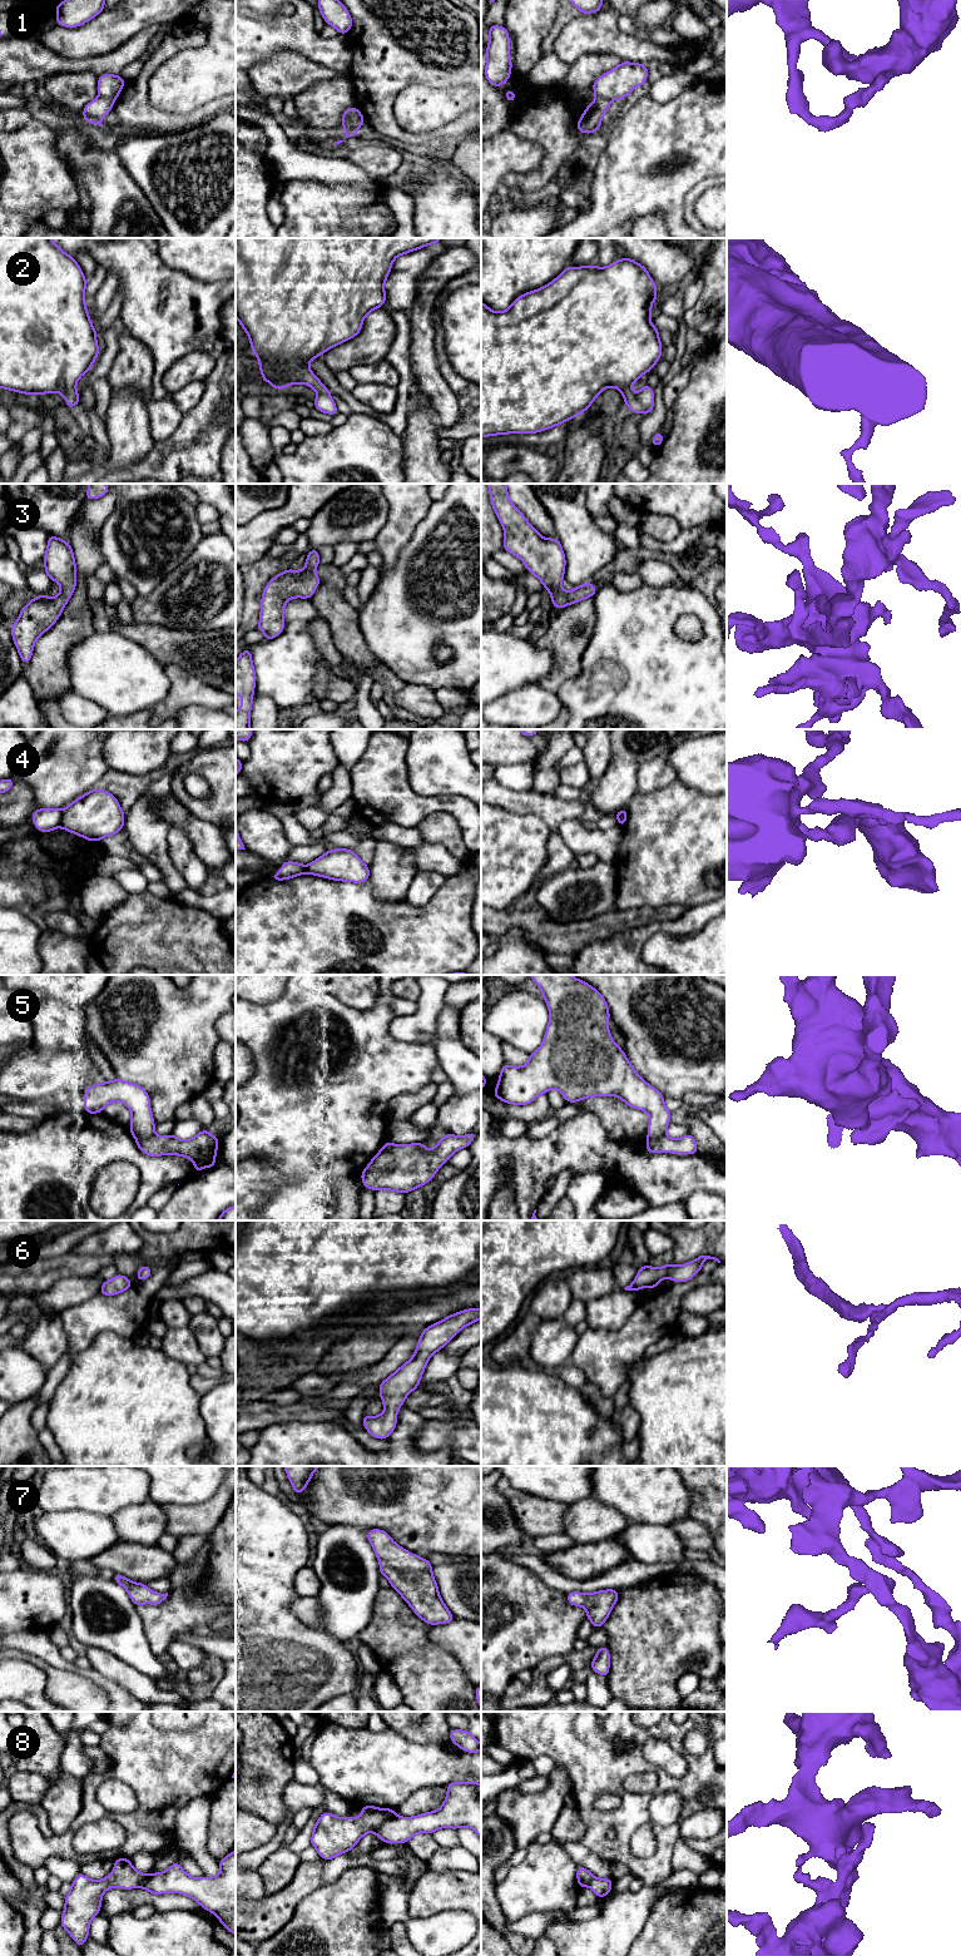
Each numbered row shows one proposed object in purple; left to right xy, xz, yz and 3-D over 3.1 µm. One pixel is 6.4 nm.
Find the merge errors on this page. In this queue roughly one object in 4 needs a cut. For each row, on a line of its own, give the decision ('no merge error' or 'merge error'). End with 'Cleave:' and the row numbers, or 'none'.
1: merge error
2: no merge error
3: no merge error
4: merge error
5: merge error
6: no merge error
7: no merge error
8: merge error
Cleave: 1, 4, 5, 8

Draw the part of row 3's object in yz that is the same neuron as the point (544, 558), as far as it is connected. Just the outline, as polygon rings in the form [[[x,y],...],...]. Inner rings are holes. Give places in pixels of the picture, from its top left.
[[[487,484],[491,505],[502,525],[504,550],[517,556],[527,571],[535,575],[551,594],[555,609],[579,603],[595,595],[598,586],[588,581],[571,591],[561,589],[565,574],[565,554],[558,538],[546,539],[526,520],[511,502],[506,484]]]

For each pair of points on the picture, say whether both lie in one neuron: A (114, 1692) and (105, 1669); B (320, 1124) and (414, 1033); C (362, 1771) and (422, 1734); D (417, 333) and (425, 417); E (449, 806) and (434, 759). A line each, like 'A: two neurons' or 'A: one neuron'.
A: two neurons
B: two neurons
C: two neurons
D: two neurons
E: two neurons

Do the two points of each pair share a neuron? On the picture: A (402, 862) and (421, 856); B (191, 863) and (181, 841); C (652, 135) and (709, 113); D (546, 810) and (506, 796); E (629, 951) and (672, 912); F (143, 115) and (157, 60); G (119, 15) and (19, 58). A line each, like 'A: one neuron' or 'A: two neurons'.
A: two neurons
B: one neuron
C: one neuron
D: one neuron
E: two neurons
F: one neuron
G: two neurons

